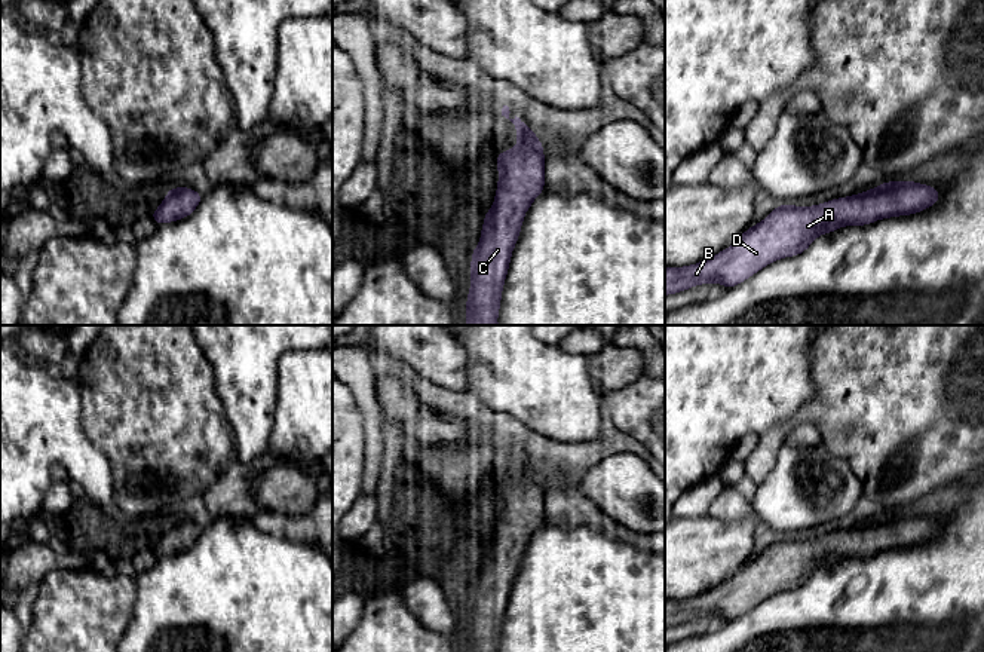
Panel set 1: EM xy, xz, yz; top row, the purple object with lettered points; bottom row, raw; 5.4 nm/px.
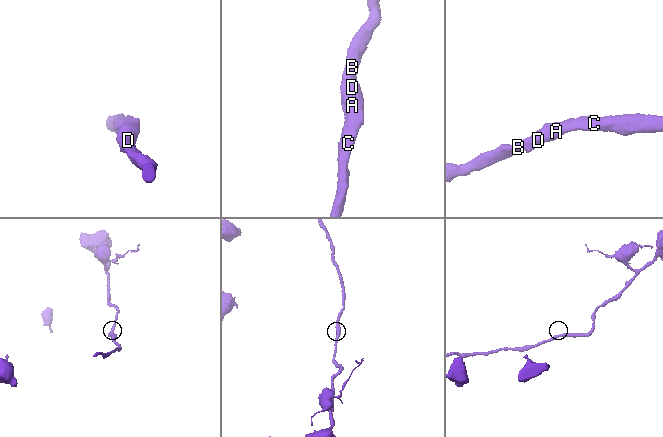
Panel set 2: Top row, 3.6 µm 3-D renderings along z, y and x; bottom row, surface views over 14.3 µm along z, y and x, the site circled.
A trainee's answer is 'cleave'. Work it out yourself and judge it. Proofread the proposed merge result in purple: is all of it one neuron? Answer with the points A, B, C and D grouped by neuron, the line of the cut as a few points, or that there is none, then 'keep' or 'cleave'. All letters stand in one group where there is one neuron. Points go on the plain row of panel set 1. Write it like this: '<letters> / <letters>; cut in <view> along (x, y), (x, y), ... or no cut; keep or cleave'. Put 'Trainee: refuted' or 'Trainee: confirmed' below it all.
A B C D; no cut; keep
Trainee: refuted

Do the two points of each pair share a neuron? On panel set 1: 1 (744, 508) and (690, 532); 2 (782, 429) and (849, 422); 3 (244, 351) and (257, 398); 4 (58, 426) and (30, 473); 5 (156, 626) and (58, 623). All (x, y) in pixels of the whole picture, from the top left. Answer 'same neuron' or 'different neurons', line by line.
1: different neurons
2: same neuron
3: same neuron
4: same neuron
5: different neurons

